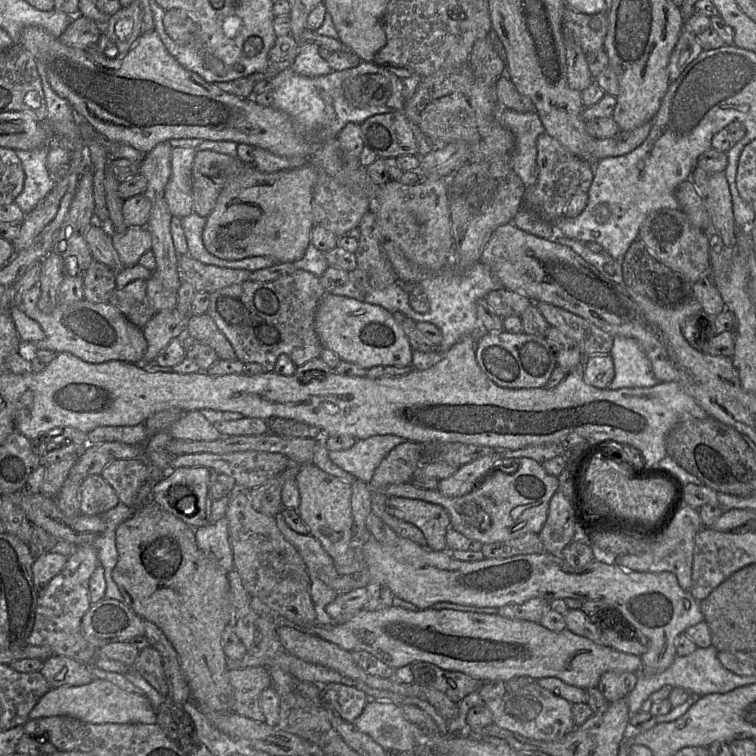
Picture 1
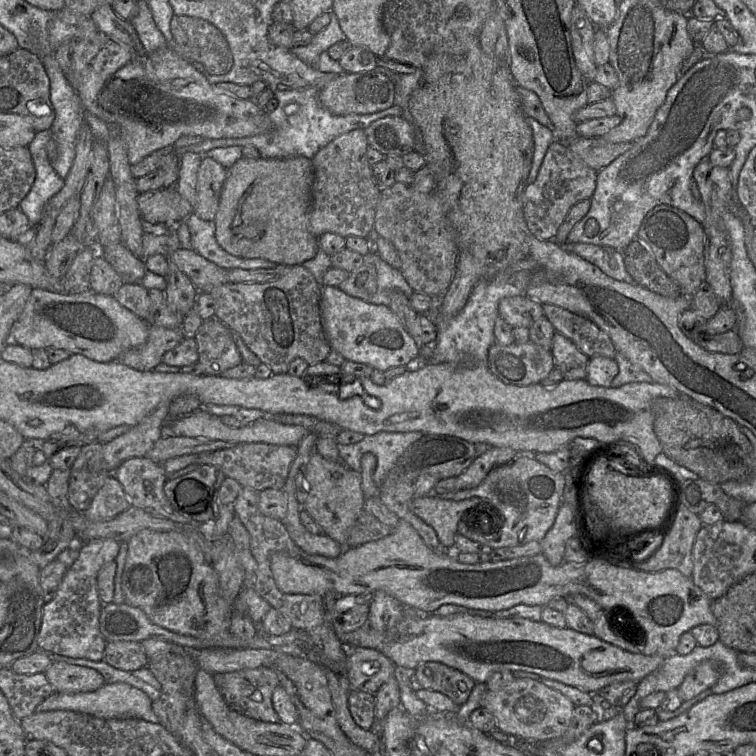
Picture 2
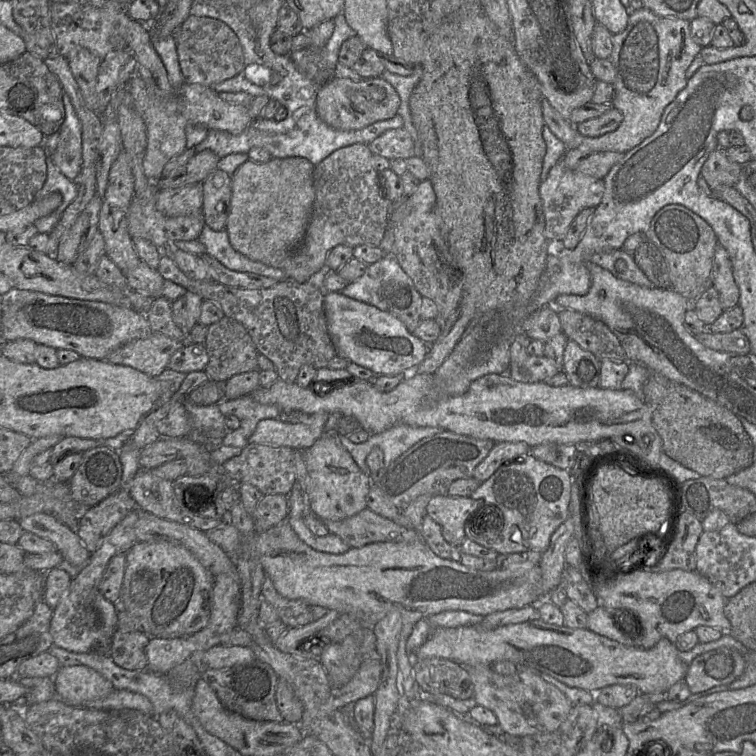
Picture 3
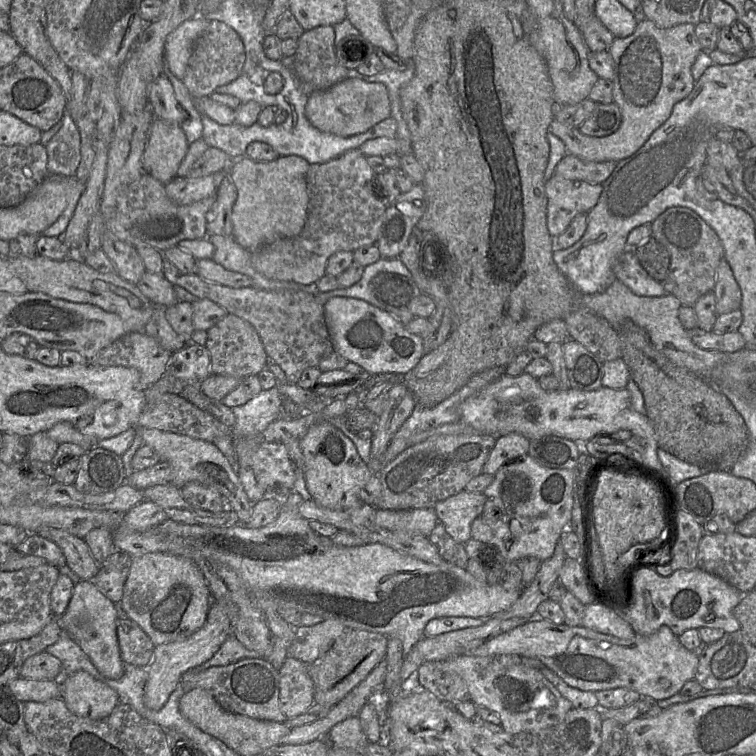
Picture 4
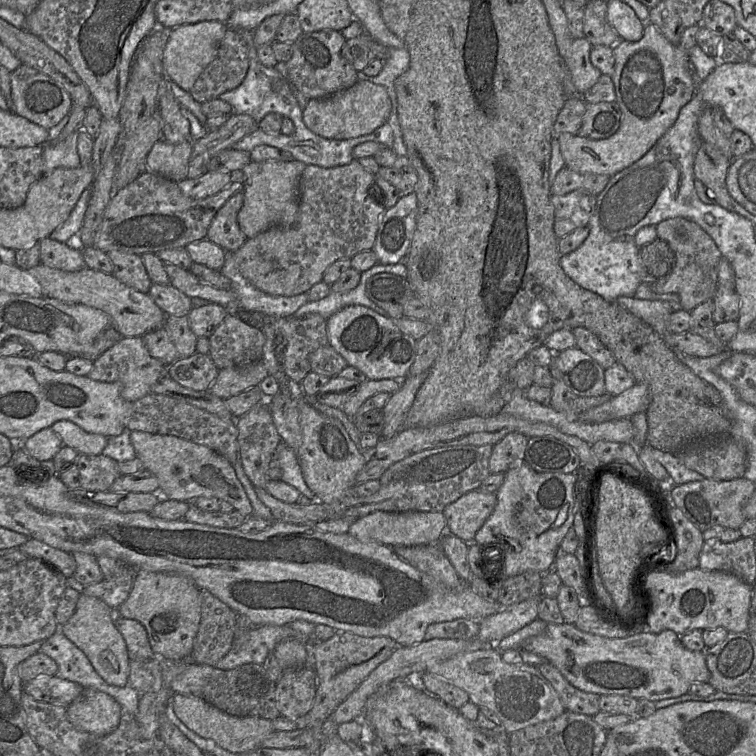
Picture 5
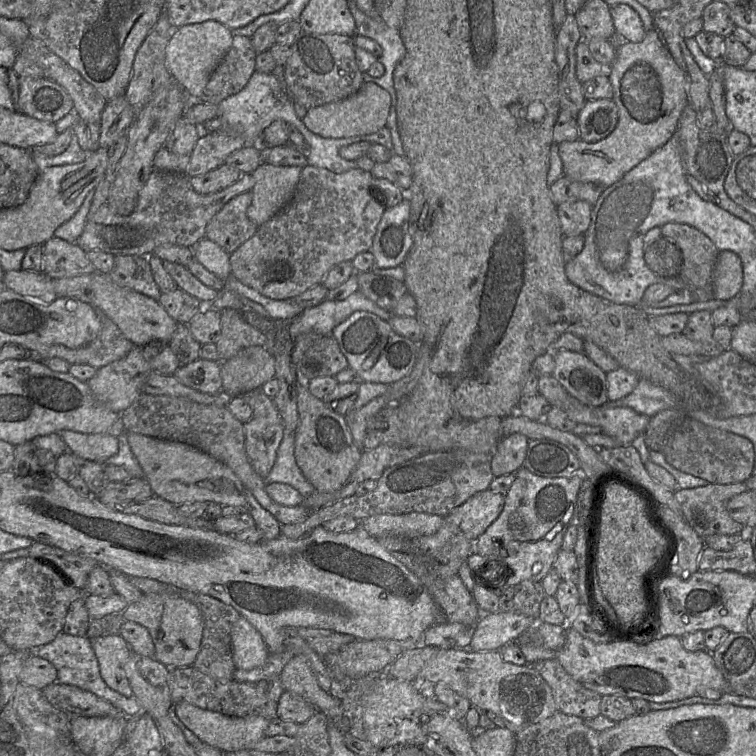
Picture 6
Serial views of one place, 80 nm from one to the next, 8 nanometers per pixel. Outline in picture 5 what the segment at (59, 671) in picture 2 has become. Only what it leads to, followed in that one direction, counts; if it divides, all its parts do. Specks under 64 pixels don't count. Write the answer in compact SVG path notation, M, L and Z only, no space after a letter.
M84 689L79 698L67 707L67 717L78 730L97 736L113 732L122 714L120 704L104 692Z

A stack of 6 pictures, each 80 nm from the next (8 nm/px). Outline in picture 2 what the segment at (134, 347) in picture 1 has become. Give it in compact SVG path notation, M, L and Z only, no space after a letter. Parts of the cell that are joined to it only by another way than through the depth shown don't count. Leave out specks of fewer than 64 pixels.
M35 288L12 326L10 342L31 350L58 348L97 362L111 362L125 351L142 346L148 339L149 327L147 321L123 307L113 295L91 291L68 295Z

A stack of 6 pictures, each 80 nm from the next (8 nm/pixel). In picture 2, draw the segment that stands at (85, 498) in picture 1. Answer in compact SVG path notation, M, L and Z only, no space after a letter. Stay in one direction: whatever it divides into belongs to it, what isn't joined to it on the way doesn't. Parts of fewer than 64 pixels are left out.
M109 476L103 479L91 504L82 513L91 522L102 522L115 517L130 507L131 503L121 483Z

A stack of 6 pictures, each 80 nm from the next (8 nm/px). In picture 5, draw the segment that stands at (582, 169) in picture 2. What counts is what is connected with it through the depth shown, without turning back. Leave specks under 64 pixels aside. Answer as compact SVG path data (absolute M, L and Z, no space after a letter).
M584 190L564 195L551 195L554 206L554 232L557 238L588 225L596 205L596 197Z

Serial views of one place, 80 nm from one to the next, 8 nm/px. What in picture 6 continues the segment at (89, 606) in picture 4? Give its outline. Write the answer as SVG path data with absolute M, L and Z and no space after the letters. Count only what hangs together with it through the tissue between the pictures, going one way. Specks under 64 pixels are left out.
M108 634L90 638L90 642L105 683L125 697L134 696L125 671L132 651L124 638L119 634Z

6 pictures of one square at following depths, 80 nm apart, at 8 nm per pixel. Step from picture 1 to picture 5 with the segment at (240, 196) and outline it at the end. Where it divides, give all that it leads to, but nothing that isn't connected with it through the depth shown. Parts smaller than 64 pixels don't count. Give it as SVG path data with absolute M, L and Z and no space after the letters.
M296 159L284 161L251 160L242 170L244 202L237 222L247 239L253 238L273 226L290 227L298 219L299 181L307 165Z

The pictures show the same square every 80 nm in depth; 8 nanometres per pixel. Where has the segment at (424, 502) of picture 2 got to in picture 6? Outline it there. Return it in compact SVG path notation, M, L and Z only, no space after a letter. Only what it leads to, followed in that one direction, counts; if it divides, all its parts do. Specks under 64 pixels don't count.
M487 489L471 496L444 518L475 541L499 517L504 504L505 495Z

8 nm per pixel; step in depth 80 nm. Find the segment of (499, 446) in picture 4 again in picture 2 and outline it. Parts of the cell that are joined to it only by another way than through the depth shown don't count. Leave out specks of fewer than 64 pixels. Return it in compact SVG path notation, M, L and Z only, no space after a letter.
M490 447L487 452L477 457L462 474L457 476L456 490L477 487L491 470L510 462L517 453L509 447Z

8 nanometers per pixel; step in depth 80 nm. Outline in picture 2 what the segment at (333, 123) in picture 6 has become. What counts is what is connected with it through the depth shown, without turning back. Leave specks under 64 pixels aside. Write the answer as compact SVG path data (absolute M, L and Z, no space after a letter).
M375 71L343 73L320 91L318 100L335 115L372 114L395 105L395 85L391 78Z

